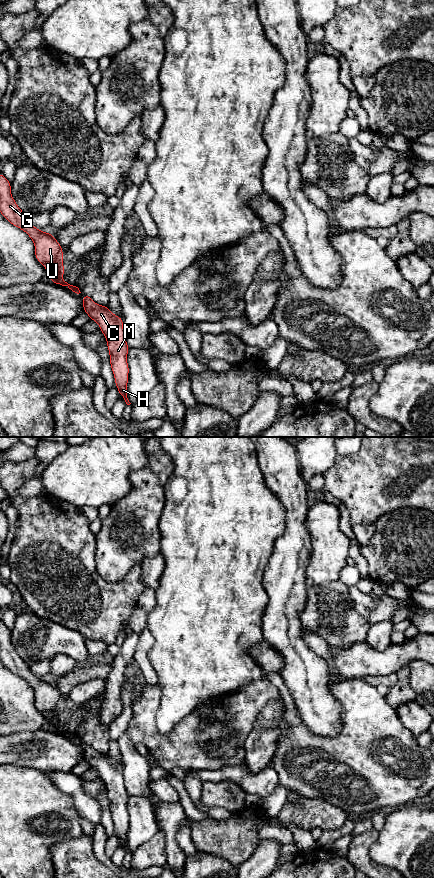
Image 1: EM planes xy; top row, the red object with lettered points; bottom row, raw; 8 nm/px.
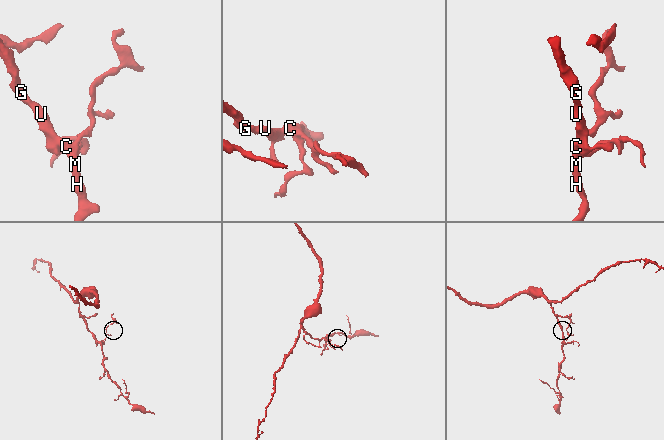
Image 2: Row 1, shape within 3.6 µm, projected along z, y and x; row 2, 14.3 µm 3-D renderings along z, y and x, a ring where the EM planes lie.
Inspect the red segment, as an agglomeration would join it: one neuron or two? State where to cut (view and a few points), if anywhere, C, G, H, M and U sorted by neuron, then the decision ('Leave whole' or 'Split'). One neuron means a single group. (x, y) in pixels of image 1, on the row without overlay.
No split. Groups: C G H M U. Leave whole

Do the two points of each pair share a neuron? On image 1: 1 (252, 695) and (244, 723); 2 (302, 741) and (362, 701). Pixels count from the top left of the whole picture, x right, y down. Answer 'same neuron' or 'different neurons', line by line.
1: same neuron
2: same neuron

